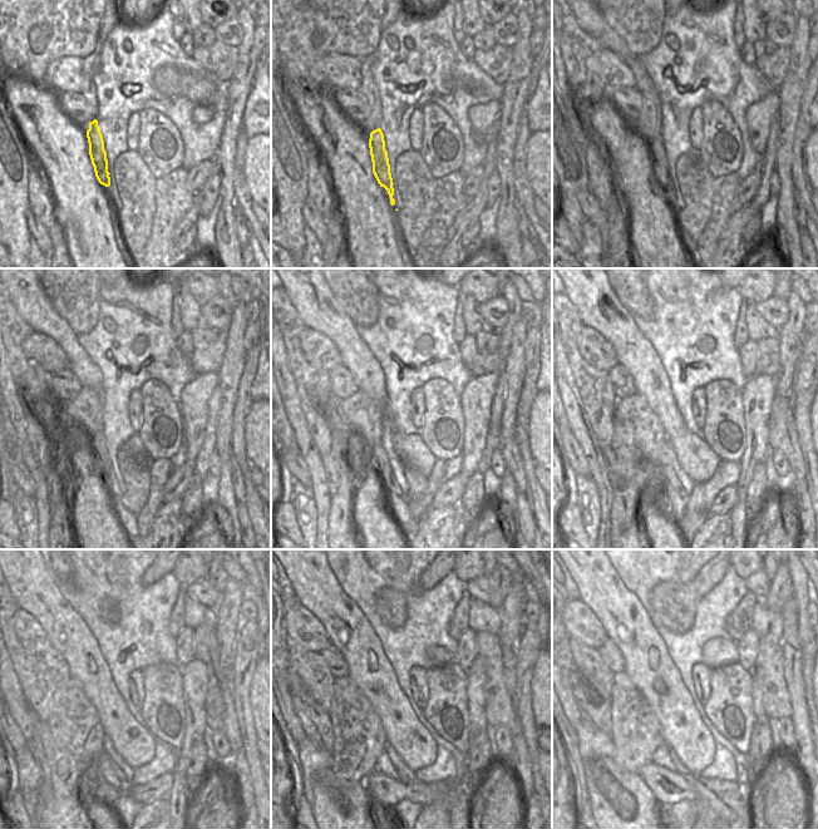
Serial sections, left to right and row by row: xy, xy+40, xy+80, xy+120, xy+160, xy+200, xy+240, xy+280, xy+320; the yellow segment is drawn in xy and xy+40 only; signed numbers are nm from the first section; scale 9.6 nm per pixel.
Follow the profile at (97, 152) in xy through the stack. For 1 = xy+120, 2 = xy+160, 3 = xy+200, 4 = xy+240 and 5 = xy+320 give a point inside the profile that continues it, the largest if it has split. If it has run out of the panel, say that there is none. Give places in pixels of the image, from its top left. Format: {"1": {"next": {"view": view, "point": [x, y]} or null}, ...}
{"1": {"next": {"view": "xy+120", "point": [99, 449]}}, "2": {"next": {"view": "xy+160", "point": [384, 467]}}, "3": {"next": {"view": "xy+200", "point": [670, 474]}}, "4": {"next": {"view": "xy+240", "point": [121, 775]}}, "5": {"next": {"view": "xy+320", "point": [717, 799]}}}

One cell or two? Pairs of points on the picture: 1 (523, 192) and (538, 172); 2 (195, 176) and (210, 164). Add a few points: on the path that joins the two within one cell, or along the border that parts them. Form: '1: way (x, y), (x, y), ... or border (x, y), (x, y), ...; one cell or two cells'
1: border (525, 154), (525, 174), (535, 195); two cells
2: way (198, 174), (206, 168); one cell

